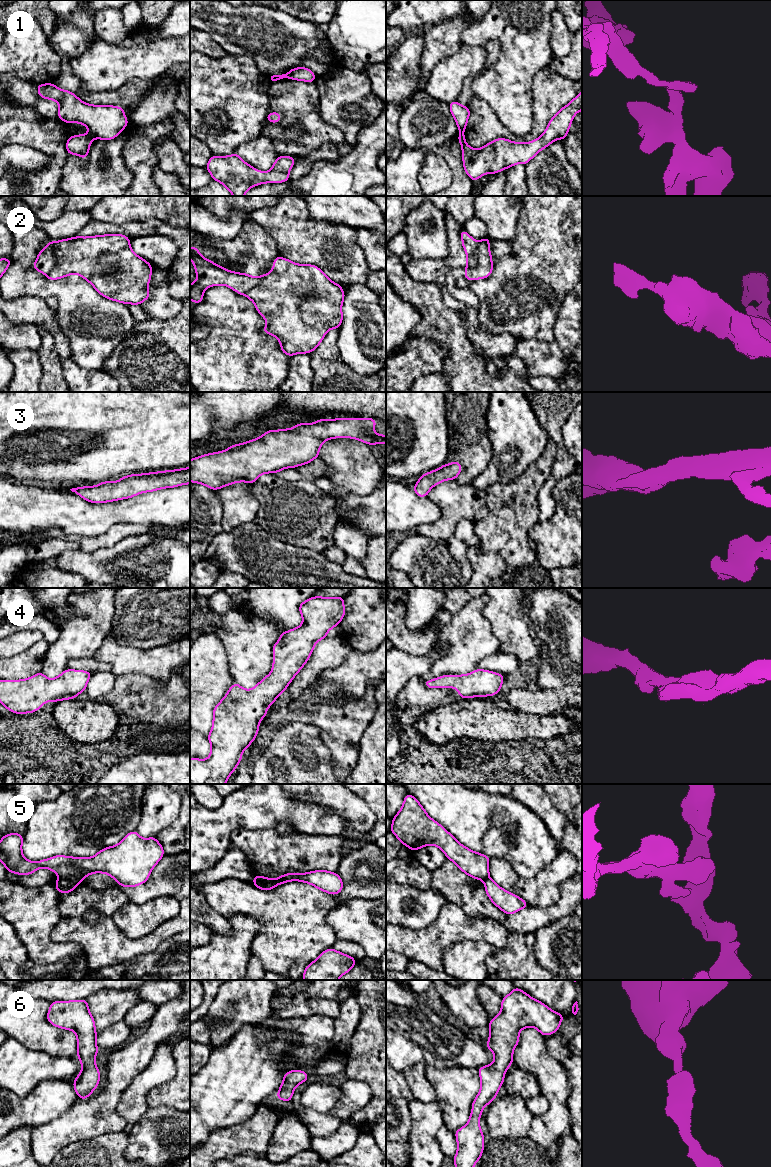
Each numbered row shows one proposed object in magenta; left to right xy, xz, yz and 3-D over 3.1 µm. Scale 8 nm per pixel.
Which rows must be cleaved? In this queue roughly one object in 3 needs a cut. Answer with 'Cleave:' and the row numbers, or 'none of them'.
Cleave: 1, 2, 5

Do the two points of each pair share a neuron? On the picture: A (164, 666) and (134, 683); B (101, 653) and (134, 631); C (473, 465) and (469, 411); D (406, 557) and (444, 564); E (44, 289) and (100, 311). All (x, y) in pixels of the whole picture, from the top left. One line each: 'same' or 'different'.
A: different
B: different
C: same
D: same
E: same

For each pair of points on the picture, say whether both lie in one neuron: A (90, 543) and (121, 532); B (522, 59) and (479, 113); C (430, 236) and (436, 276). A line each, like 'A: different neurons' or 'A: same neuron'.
A: same neuron
B: different neurons
C: different neurons

